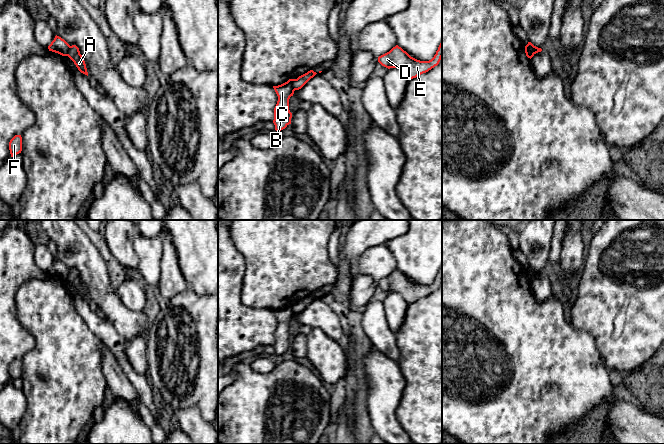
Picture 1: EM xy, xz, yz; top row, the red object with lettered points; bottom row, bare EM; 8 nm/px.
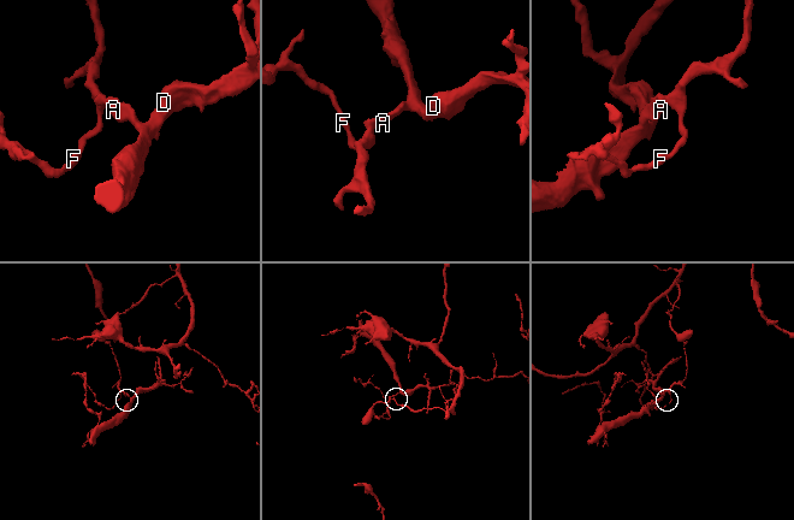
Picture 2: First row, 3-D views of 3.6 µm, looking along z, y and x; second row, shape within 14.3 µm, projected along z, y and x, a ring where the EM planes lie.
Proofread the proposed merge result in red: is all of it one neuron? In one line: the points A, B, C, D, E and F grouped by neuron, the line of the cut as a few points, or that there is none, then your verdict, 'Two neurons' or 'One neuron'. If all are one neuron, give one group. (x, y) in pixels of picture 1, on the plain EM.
Groups: A D E / B C F. Split along xz (289, 303), (294, 314). Two neurons

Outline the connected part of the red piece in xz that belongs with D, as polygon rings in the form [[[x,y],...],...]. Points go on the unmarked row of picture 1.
[[[442,266],[440,267],[438,274],[434,281],[429,285],[420,285],[411,281],[401,271],[396,269],[389,276],[378,281],[378,286],[390,293],[398,292],[402,295],[404,300],[410,304],[417,300],[428,296],[435,290],[437,290],[442,282]]]

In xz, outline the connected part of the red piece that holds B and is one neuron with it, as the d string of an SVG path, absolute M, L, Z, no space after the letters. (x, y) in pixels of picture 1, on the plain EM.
M290 303L281 309L273 310L273 312L278 320L278 325L274 332L273 347L275 354L281 355L291 348L292 337L289 334L289 323L293 320L295 314Z

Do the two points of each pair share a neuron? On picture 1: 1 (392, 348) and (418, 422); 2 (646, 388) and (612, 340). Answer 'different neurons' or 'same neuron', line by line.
1: different neurons
2: different neurons

